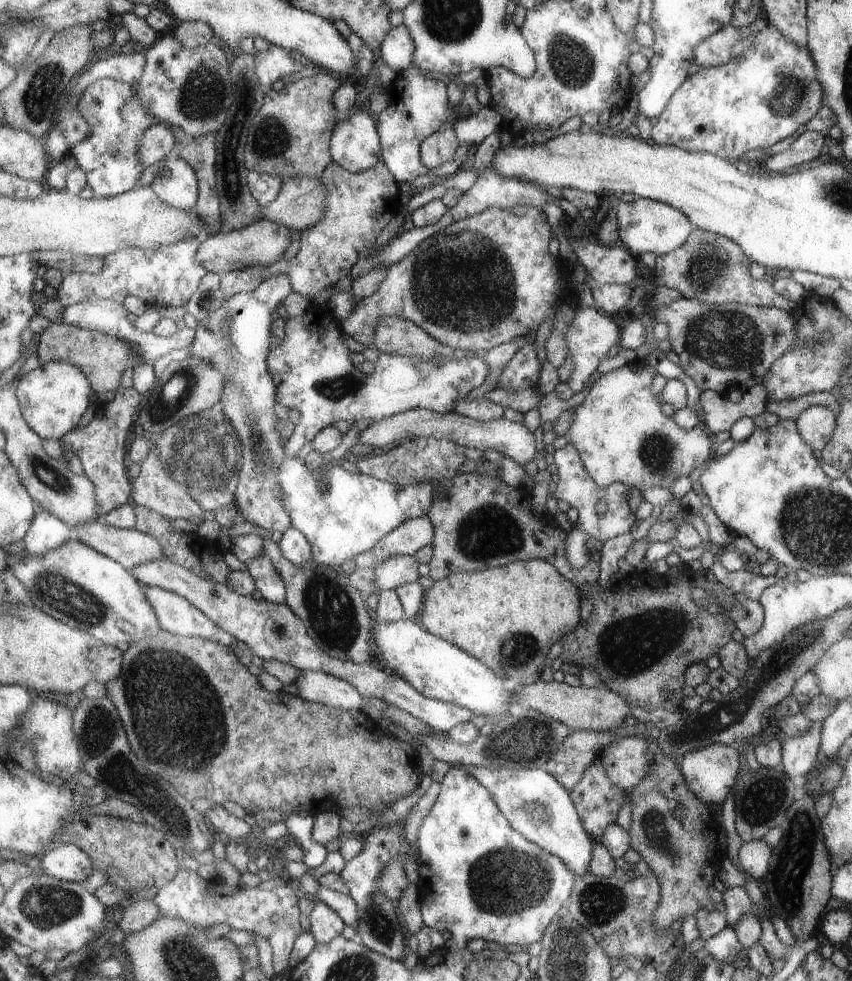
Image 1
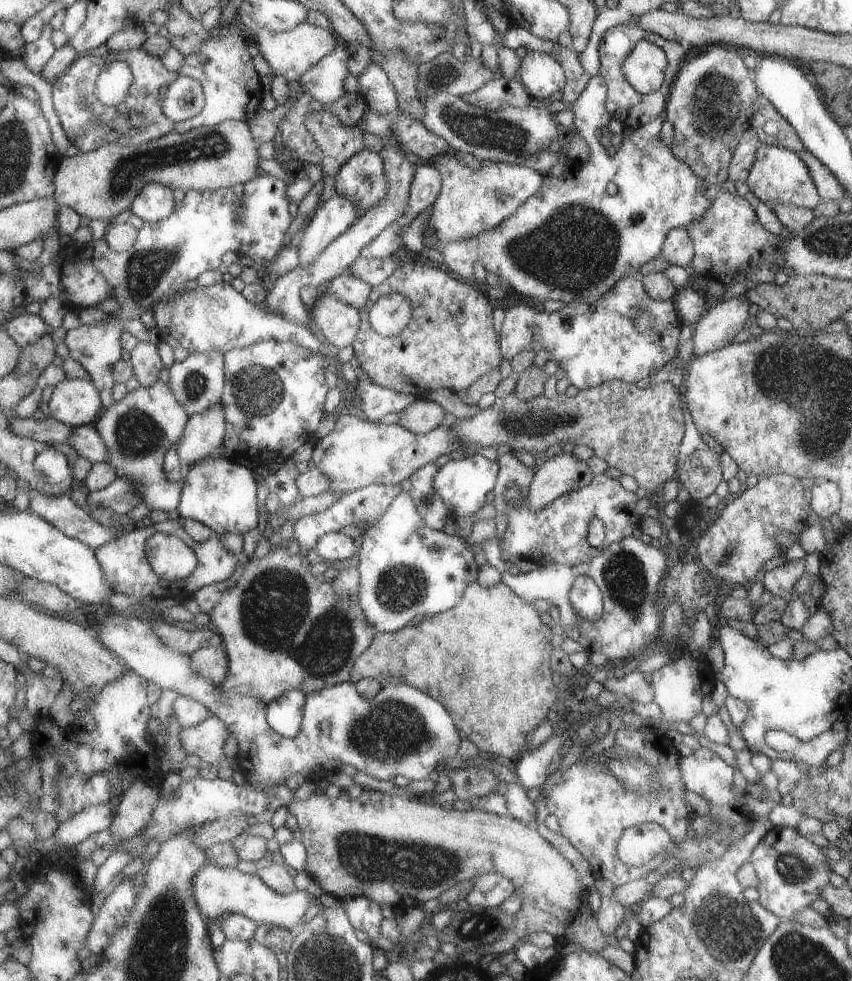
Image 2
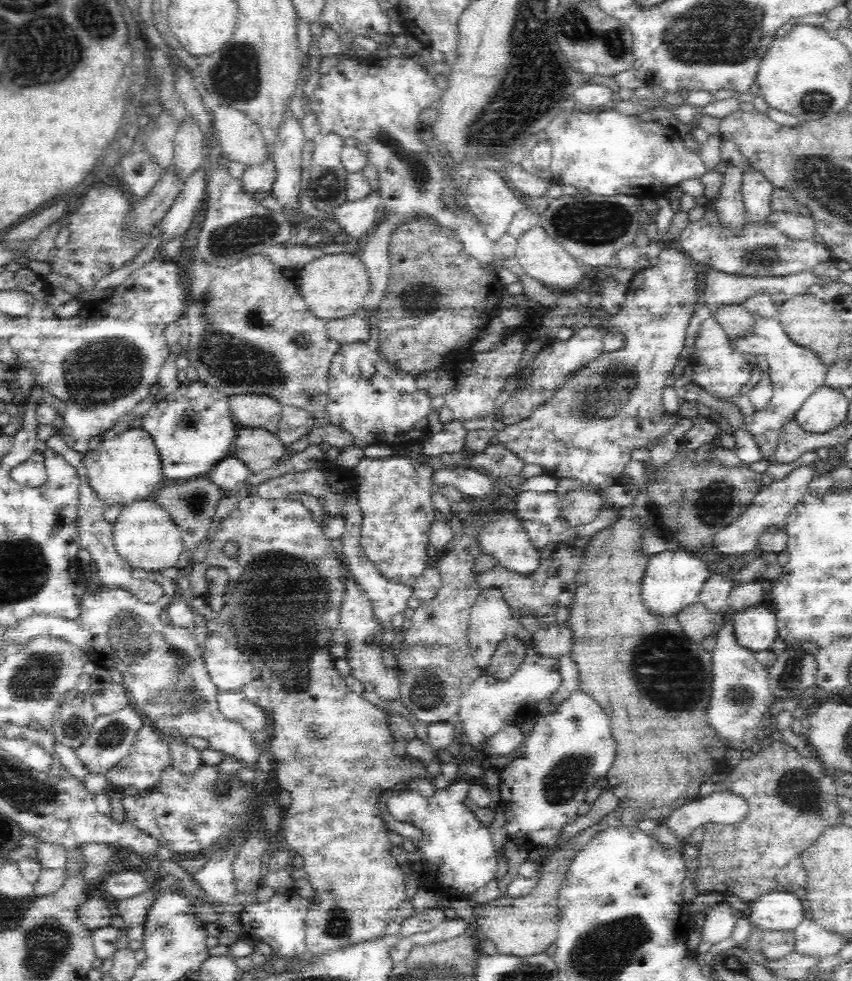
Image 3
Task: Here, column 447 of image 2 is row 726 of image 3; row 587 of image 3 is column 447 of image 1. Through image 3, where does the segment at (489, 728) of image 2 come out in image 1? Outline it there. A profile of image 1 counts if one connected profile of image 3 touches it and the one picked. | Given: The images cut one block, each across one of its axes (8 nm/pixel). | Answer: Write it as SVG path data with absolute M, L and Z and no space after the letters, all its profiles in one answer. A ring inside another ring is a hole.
M533 558L474 572L460 570L448 578L435 581L434 586L427 590L424 610L418 620L432 634L468 650L468 654L473 654L482 662L490 662L500 678L526 686L540 678L552 644L578 626L580 602L579 587L566 580L550 562Z

